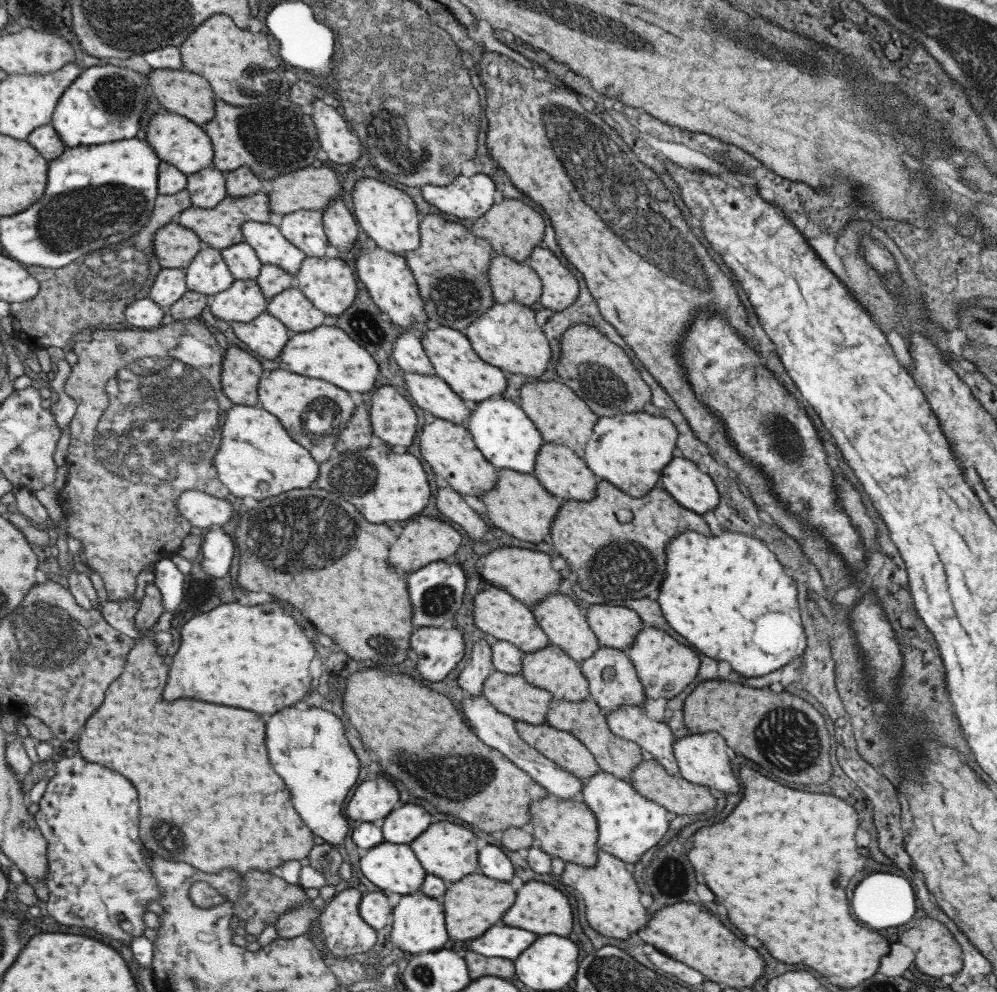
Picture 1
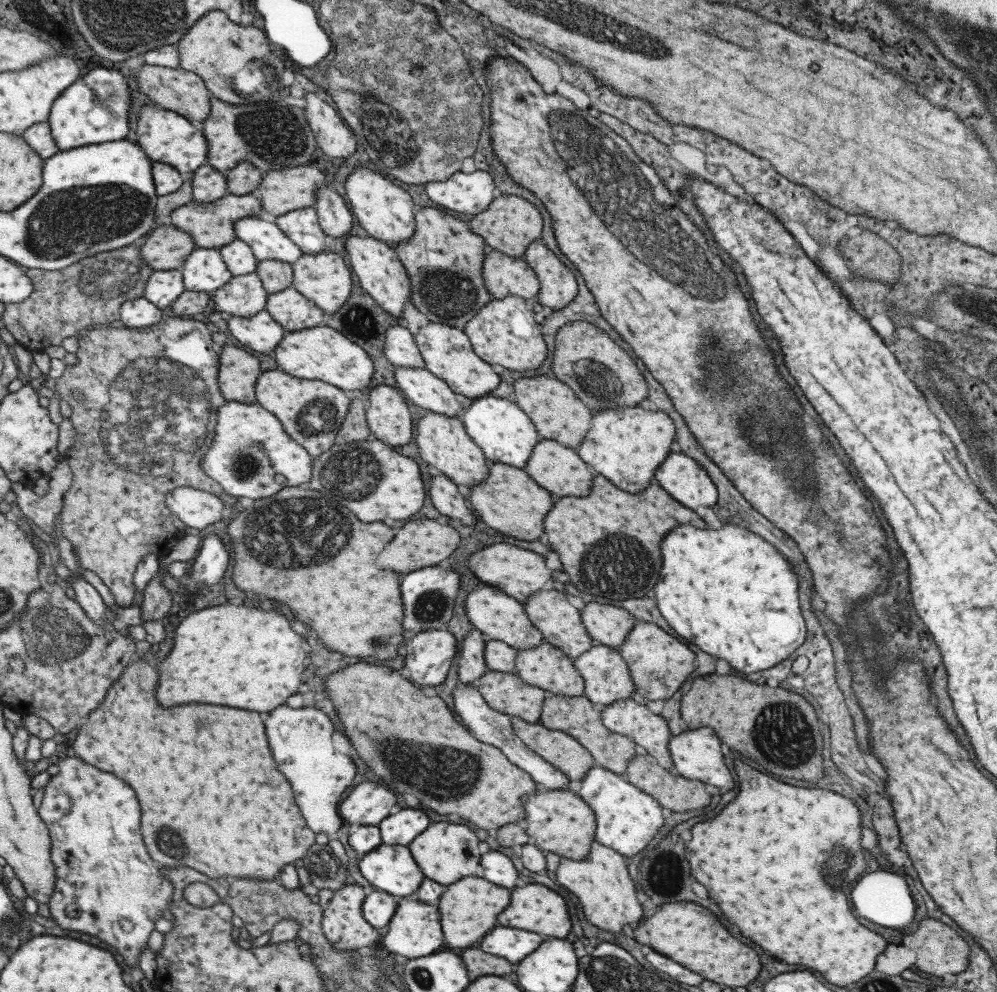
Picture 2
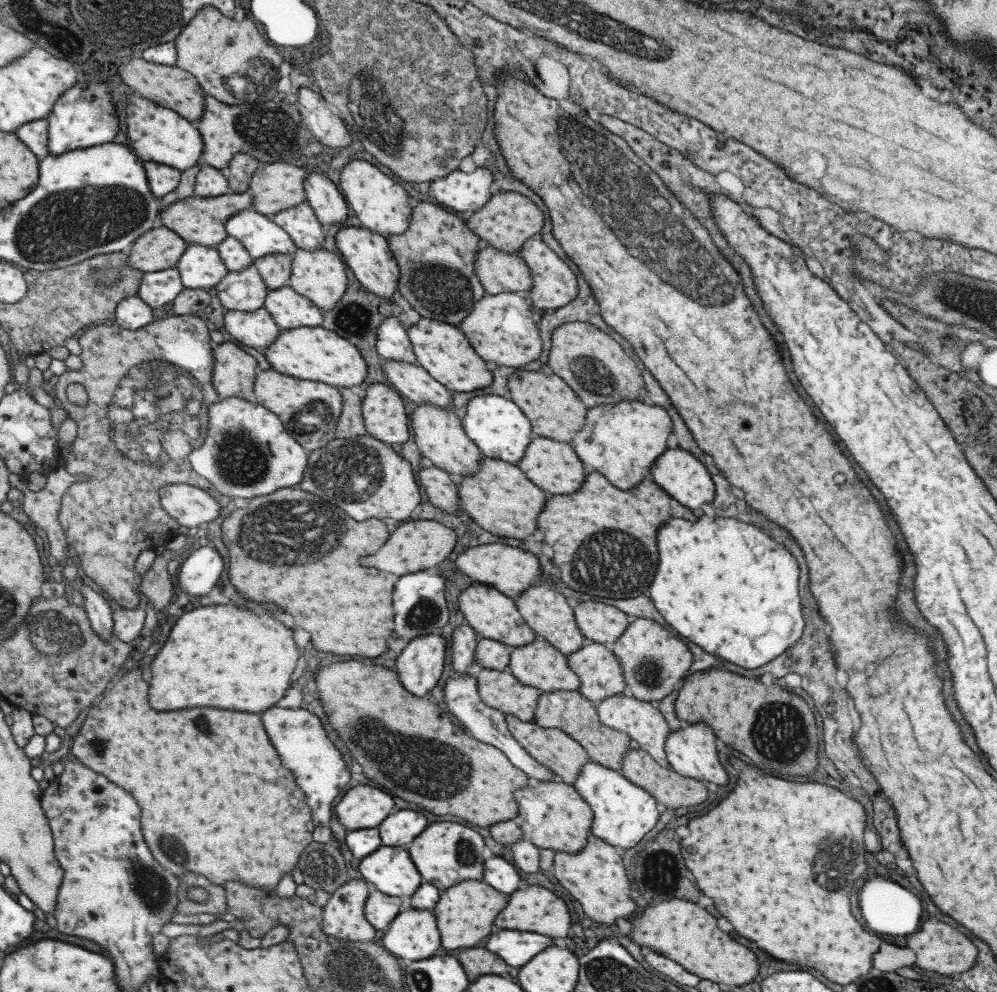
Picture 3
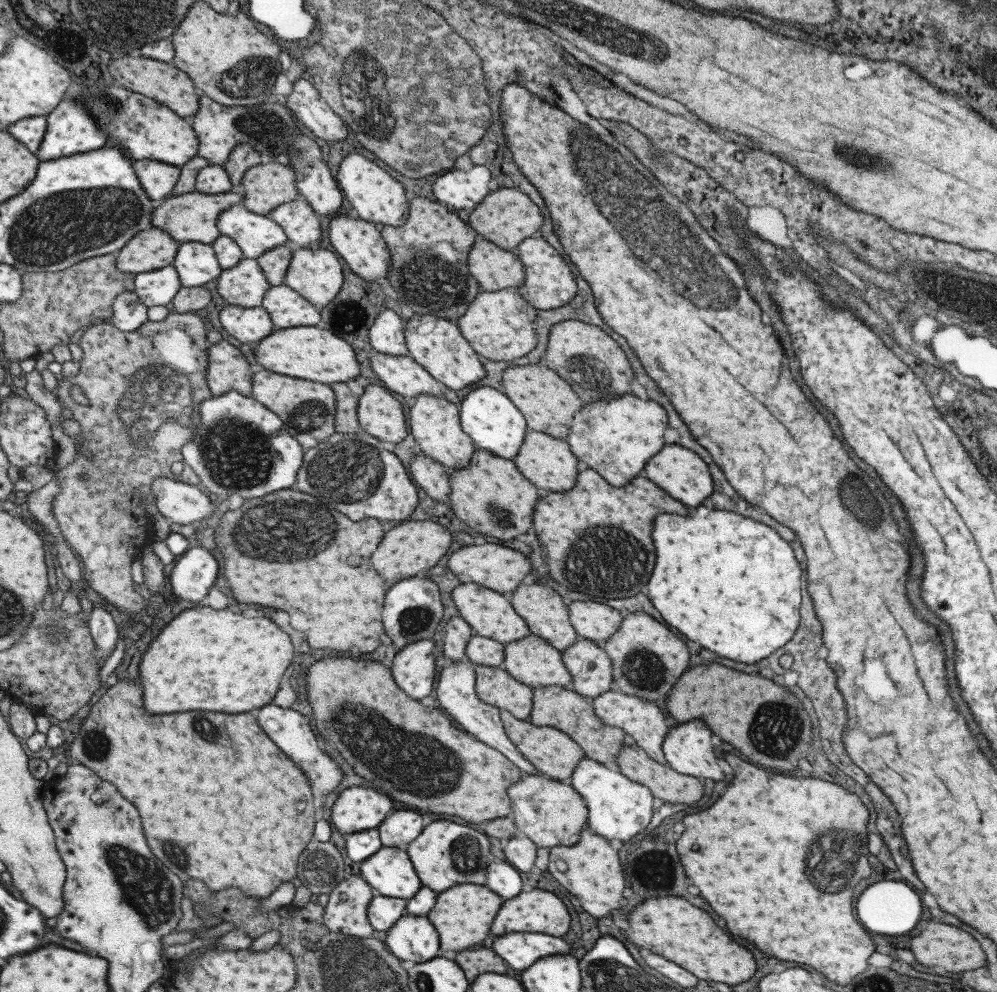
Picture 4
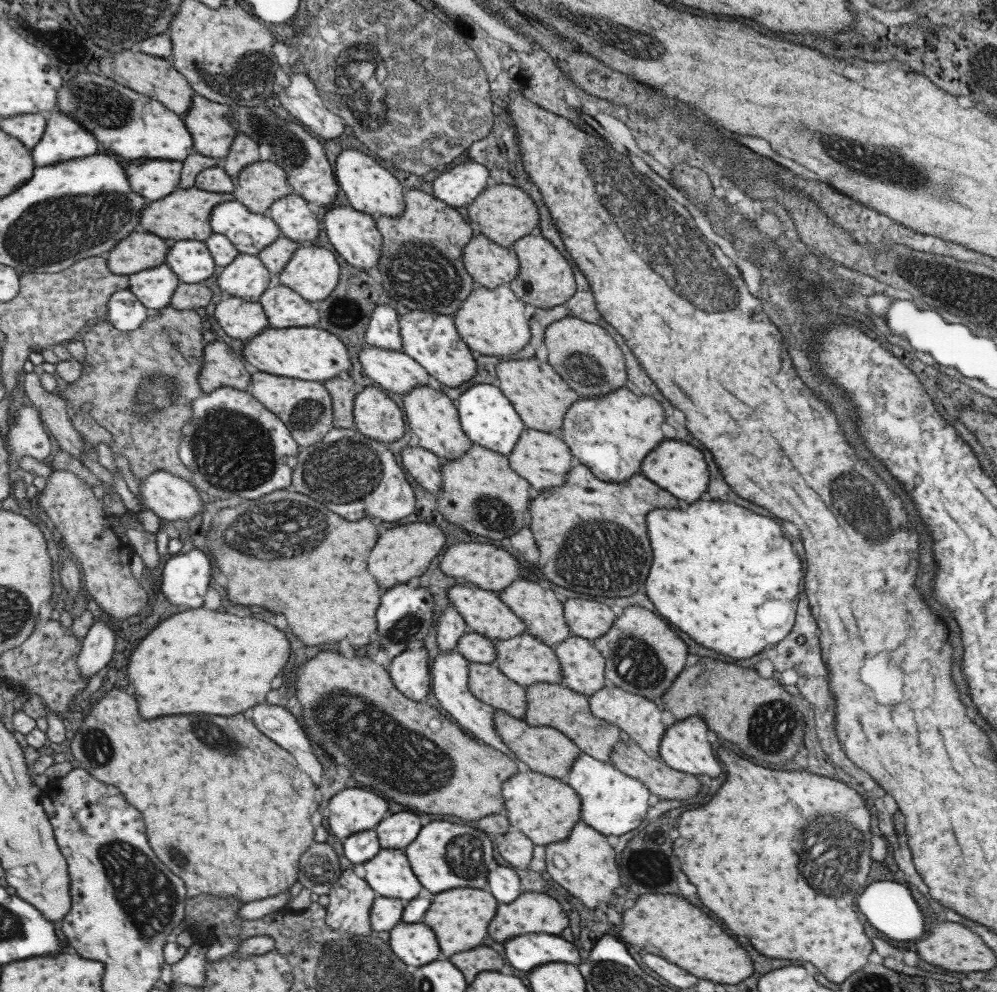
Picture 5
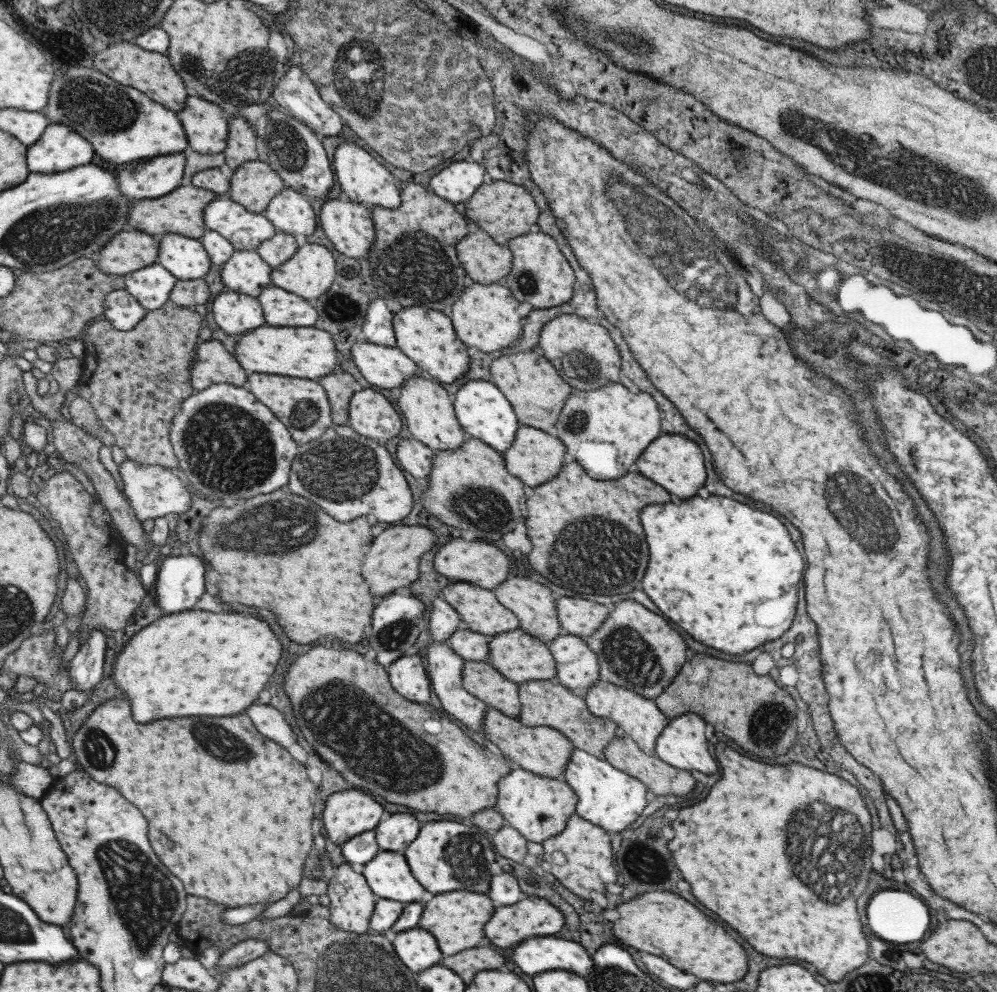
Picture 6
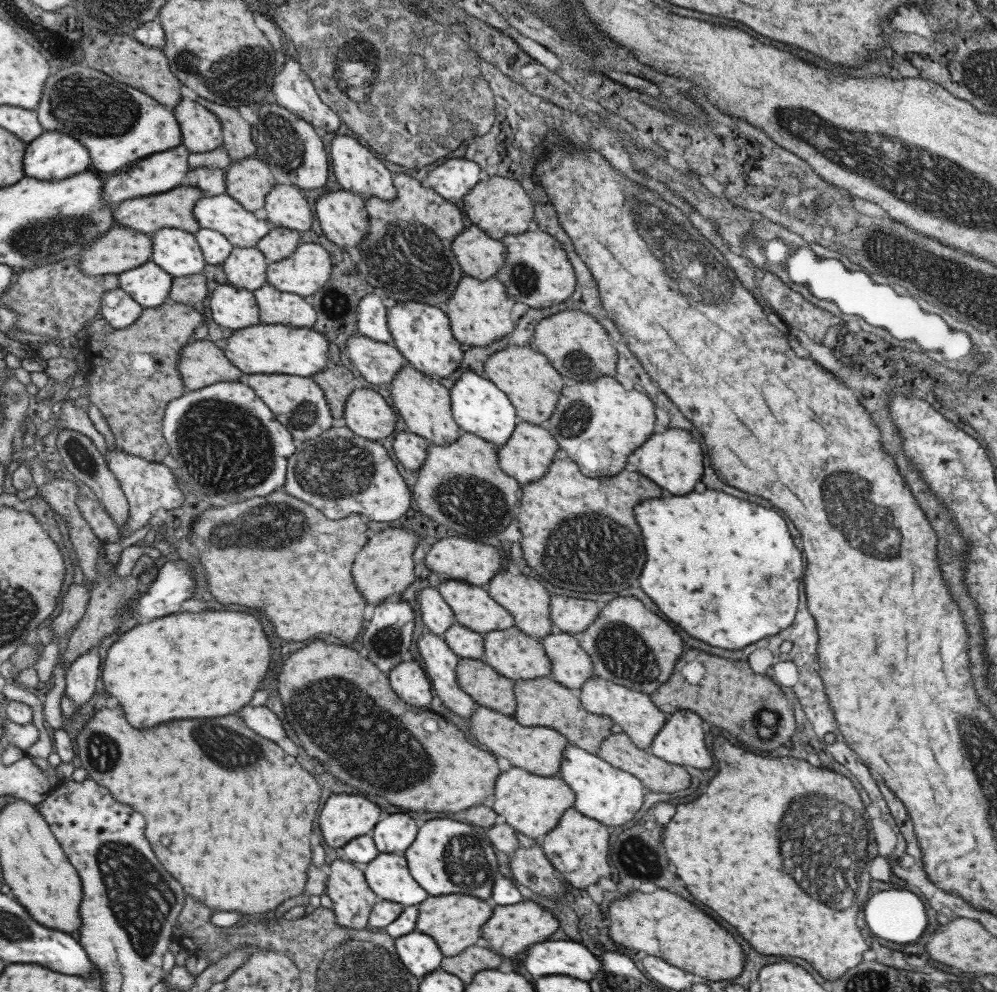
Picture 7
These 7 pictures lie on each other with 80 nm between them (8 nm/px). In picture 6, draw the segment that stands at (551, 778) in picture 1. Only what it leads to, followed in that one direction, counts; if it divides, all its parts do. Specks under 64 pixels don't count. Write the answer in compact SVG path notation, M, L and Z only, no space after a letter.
M432 641L427 647L427 653L425 654L427 676L430 688L439 699L443 712L457 718L459 722L462 722L471 730L481 733L482 720L487 706L462 687L461 667L463 667L463 662L465 661L457 656L445 642Z

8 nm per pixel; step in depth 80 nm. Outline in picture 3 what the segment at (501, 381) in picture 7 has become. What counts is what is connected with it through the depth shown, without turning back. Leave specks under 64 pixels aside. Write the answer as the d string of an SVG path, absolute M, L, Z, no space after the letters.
M516 369L507 379L507 397L527 417L533 435L551 438L557 442L569 443L577 430L583 426L586 416L584 404L557 375L546 369Z

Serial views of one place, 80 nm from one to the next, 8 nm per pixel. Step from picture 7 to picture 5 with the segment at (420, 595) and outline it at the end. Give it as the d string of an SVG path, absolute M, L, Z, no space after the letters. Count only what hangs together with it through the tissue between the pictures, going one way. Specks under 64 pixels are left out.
M447 606L439 614L433 628L435 628L436 645L440 652L455 650L457 641L467 632L465 621L451 606Z

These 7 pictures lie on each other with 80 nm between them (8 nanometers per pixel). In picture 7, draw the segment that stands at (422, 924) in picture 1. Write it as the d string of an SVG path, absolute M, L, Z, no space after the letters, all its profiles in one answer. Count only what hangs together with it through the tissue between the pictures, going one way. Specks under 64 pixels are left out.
M421 932L395 937L394 947L399 960L413 976L423 976L435 970L441 962L439 947L433 942L433 938Z

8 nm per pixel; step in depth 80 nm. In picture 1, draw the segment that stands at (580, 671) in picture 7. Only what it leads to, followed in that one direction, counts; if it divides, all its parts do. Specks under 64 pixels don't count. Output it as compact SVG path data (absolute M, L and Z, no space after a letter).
M600 646L589 658L579 662L581 674L588 684L588 698L602 711L613 712L620 706L642 706L644 690L636 675L636 670L622 650Z

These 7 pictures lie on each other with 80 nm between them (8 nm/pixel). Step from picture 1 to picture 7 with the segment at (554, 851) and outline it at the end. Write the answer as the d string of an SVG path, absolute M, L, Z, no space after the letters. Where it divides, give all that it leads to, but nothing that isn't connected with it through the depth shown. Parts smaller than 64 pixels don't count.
M510 767L500 772L494 782L495 800L490 809L503 816L505 822L523 836L539 840L557 823L559 817L574 805L574 794L559 776L543 777L526 770Z

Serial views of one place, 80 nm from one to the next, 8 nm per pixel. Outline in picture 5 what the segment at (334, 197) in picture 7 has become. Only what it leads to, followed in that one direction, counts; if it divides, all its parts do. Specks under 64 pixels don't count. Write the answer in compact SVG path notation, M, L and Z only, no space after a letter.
M331 207L325 213L323 222L328 242L347 264L351 264L353 268L359 268L359 270L377 267L382 236L376 229L375 220L371 216L357 212L352 207Z

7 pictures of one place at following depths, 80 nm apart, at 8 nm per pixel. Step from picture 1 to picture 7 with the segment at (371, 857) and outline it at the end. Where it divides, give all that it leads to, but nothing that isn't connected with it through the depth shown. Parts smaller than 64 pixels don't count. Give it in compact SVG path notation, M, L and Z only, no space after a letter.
M377 853L362 871L367 886L379 900L397 903L404 907L418 905L427 893L409 875L403 856Z

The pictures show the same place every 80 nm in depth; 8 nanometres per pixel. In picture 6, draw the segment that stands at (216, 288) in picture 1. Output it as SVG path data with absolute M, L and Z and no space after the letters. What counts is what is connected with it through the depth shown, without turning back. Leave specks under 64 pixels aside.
M166 232L158 236L158 240L159 246L155 263L170 272L176 280L203 278L209 271L209 258L207 258L205 249L198 239L187 238L174 232Z

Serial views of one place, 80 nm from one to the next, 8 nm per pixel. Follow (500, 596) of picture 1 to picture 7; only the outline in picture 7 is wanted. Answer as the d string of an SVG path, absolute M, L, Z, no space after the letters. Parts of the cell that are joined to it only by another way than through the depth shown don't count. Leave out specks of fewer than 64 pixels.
M441 580L437 592L449 606L454 623L485 634L513 627L513 617L487 594L485 588L463 581Z

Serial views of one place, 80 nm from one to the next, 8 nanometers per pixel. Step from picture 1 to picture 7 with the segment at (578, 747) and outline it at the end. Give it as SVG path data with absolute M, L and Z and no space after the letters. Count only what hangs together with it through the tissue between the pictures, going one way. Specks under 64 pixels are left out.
M477 706L471 713L469 734L481 742L495 757L502 756L512 767L543 777L557 776L560 769L562 752L569 744L568 740L552 728L544 726L521 726L513 716L498 713L493 709Z

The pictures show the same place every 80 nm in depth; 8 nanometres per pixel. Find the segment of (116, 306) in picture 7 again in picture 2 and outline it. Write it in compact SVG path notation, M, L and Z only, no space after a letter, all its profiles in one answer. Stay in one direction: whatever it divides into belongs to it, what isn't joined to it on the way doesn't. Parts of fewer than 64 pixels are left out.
M135 298L120 304L119 320L129 329L157 324L165 316L165 311L158 309L153 303L143 298Z

